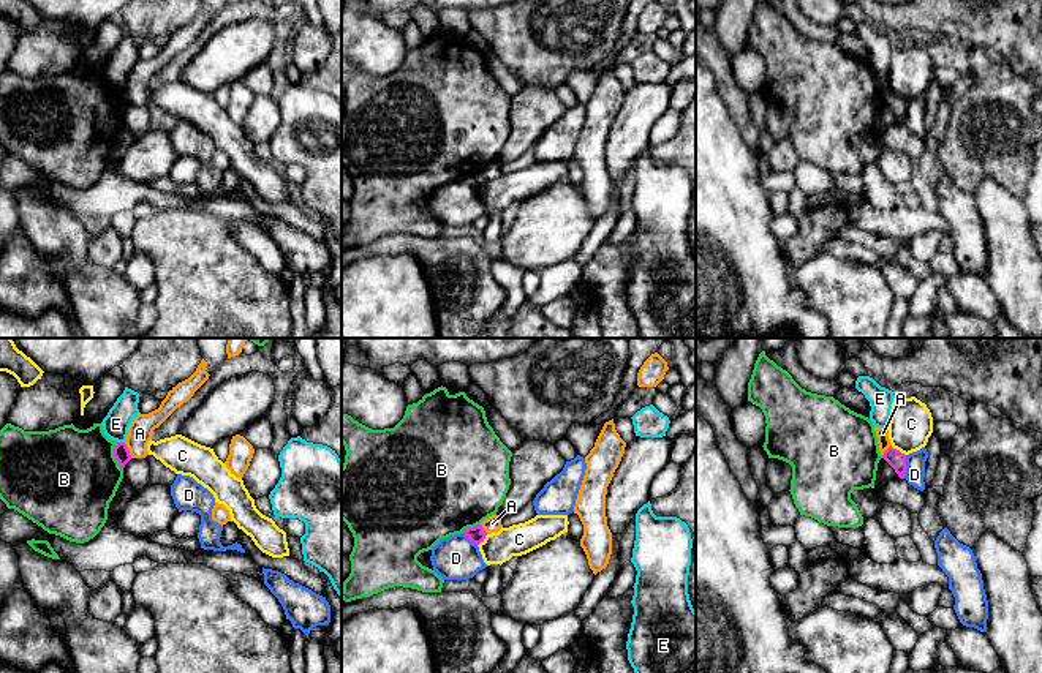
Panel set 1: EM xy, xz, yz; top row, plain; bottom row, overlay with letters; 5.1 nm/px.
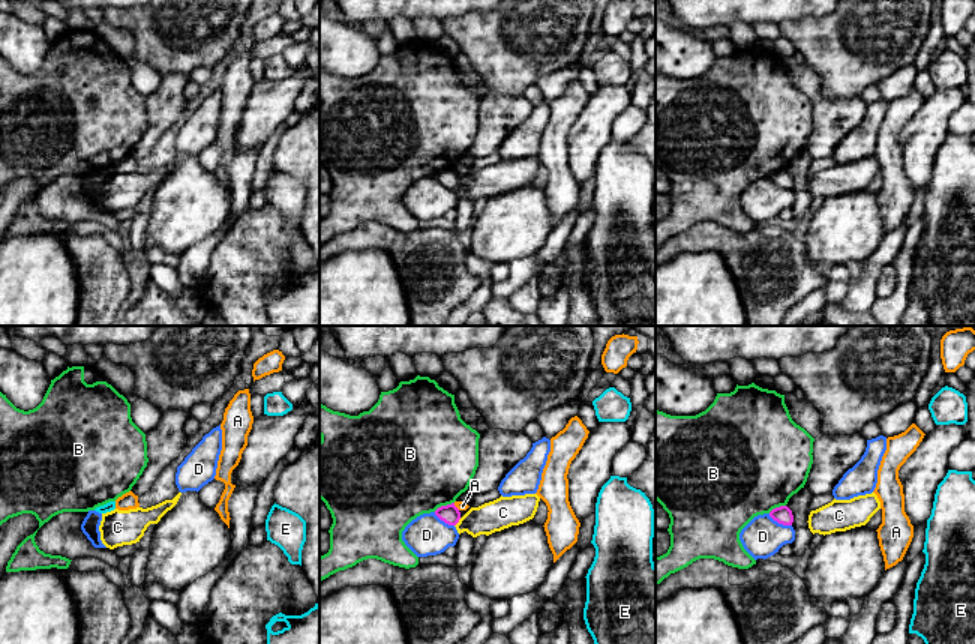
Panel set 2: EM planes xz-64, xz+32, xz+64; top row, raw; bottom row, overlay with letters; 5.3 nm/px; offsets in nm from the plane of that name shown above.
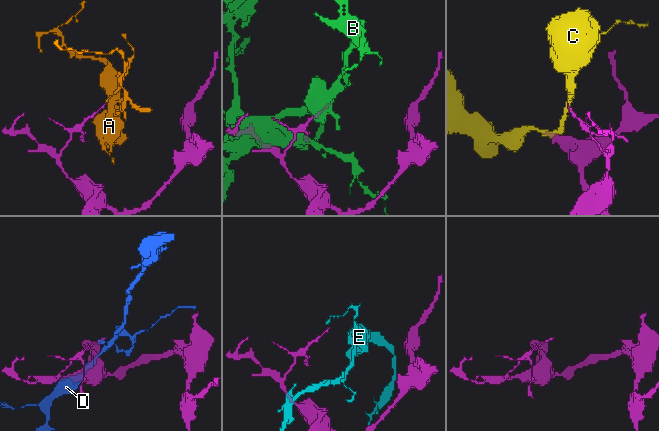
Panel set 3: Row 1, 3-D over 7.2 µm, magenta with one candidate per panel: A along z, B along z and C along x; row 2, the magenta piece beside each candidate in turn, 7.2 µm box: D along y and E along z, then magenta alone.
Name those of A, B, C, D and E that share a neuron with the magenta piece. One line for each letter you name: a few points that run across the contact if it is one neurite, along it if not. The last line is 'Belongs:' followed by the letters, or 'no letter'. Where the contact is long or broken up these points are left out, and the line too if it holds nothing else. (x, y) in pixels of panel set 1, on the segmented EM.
Belongs: no letter

